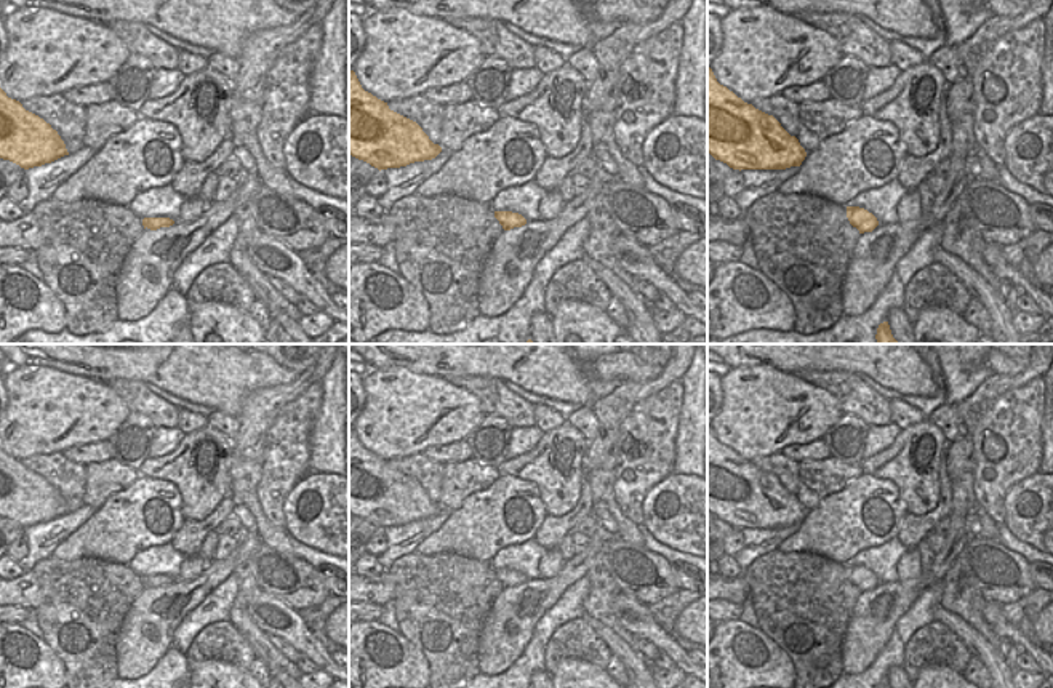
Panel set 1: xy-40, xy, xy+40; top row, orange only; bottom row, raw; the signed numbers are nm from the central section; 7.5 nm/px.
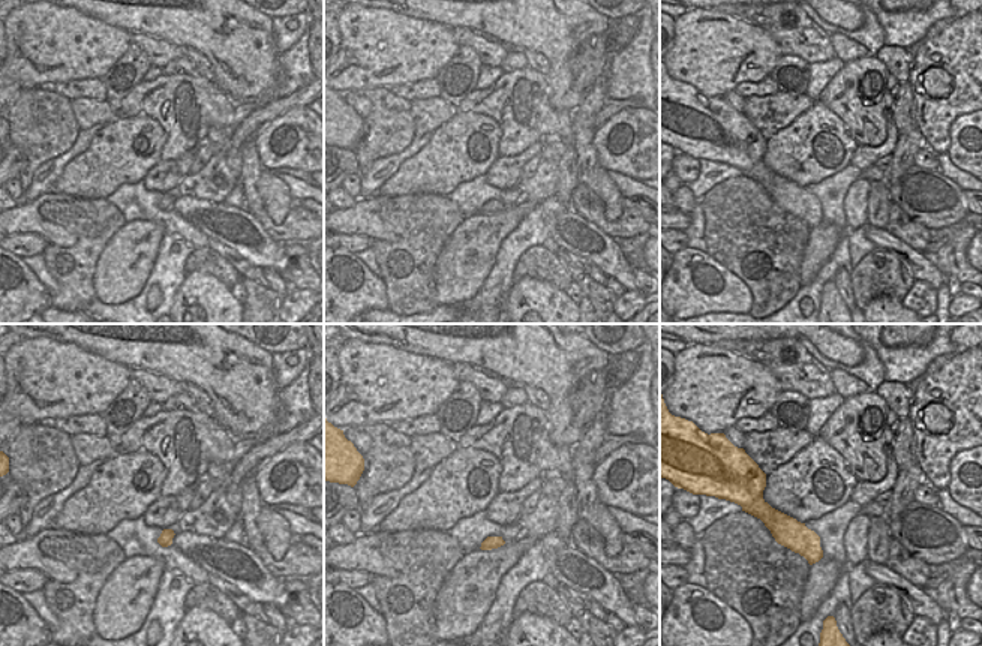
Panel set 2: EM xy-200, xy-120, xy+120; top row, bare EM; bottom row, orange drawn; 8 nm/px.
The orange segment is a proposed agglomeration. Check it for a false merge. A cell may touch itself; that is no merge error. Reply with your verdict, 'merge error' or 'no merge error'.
no merge error

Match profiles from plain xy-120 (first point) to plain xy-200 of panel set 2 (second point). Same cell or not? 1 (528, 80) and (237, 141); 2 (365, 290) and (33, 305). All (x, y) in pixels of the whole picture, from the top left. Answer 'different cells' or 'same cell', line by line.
1: different cells
2: different cells

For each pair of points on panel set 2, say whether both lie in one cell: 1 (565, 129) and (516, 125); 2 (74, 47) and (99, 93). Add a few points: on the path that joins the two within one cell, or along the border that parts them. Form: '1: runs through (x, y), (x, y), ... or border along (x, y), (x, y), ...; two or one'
1: runs through (553, 126), (528, 126); one
2: border along (101, 78), (69, 80), (57, 84); two

